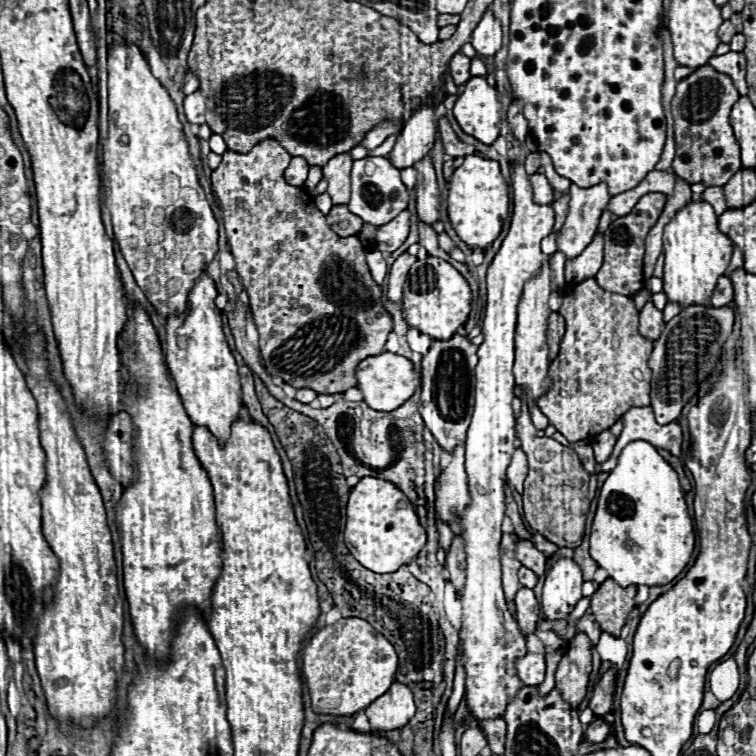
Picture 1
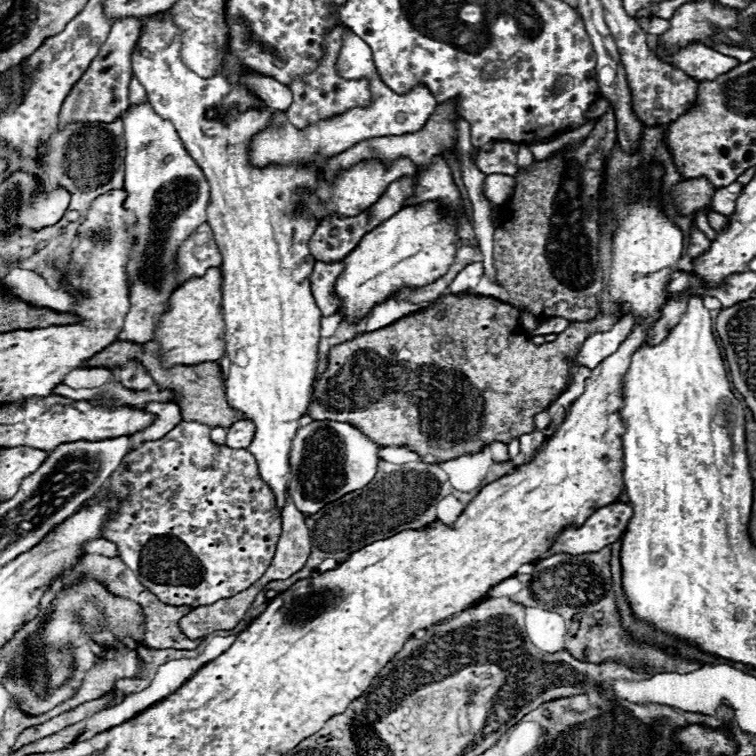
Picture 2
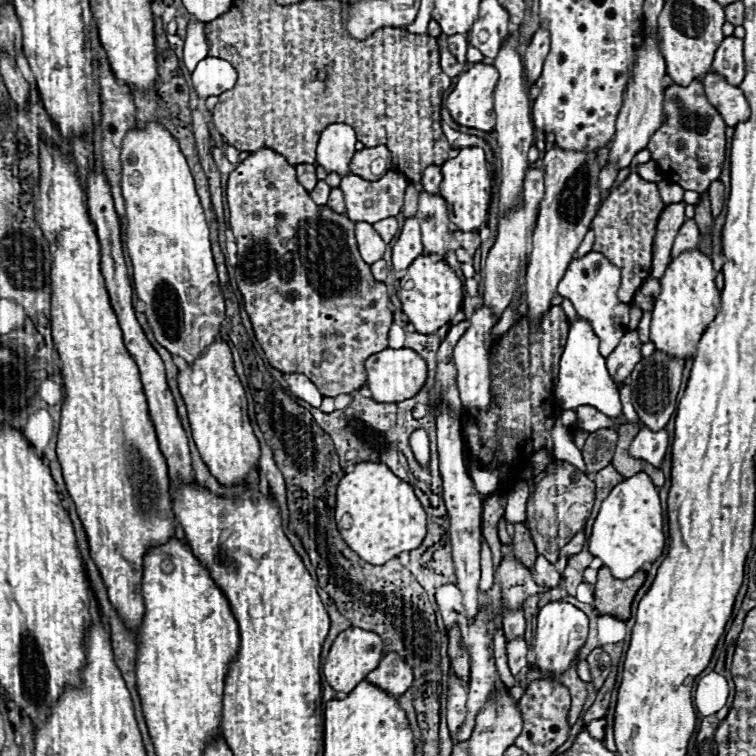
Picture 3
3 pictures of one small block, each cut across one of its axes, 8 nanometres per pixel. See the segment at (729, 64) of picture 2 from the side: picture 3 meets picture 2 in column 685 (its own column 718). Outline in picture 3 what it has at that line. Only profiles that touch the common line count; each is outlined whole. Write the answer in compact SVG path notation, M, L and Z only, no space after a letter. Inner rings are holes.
M726 36L716 50L712 72L722 74L730 84L738 86L744 76L744 56L742 56L742 40L736 36Z

